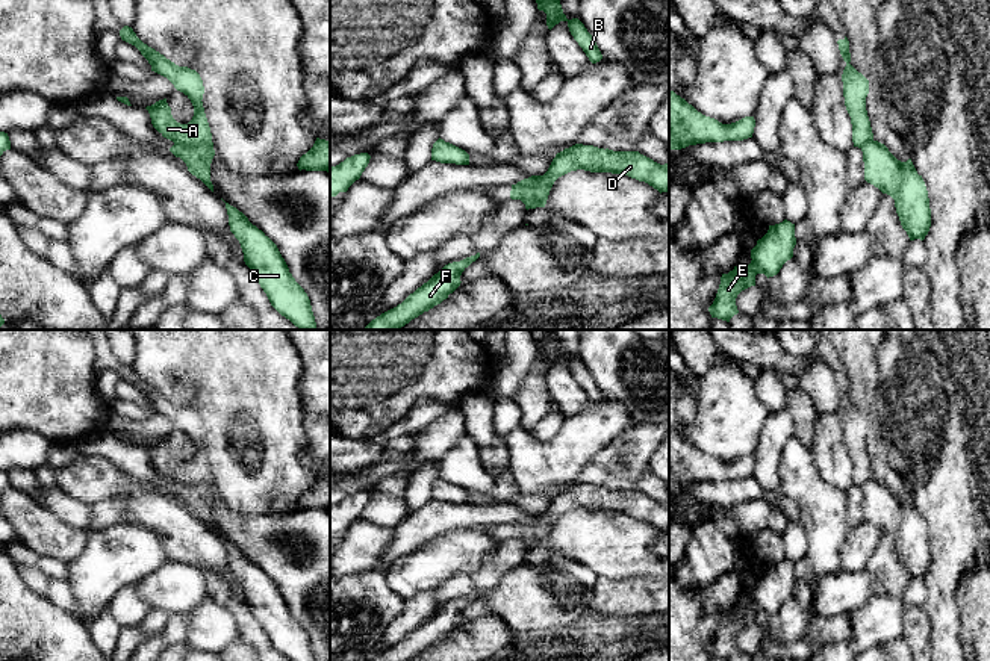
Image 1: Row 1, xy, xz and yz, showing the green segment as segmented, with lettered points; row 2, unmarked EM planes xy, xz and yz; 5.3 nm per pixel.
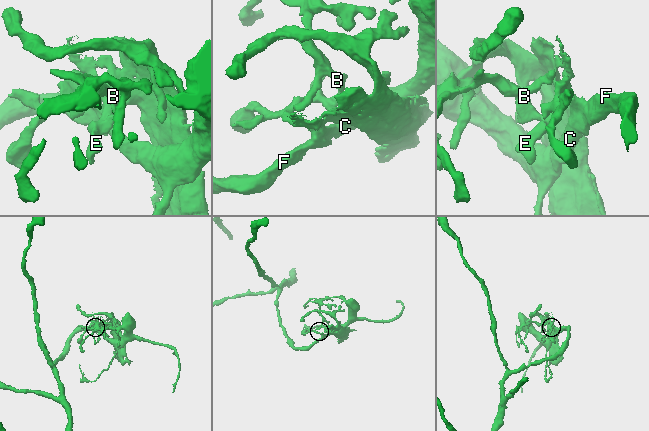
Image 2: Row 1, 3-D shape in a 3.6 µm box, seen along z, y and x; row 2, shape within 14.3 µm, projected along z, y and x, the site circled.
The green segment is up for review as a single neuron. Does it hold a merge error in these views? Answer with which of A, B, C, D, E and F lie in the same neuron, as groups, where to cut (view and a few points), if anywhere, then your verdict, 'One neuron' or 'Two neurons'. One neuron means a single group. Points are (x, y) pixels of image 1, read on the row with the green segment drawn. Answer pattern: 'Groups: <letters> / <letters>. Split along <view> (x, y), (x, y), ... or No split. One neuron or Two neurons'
Groups: A B D E / C F. Split along xy (174, 142), (209, 144), (212, 147). Two neurons

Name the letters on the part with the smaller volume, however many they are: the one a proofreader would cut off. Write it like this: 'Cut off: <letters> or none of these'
Cut off: A, B, D, E

